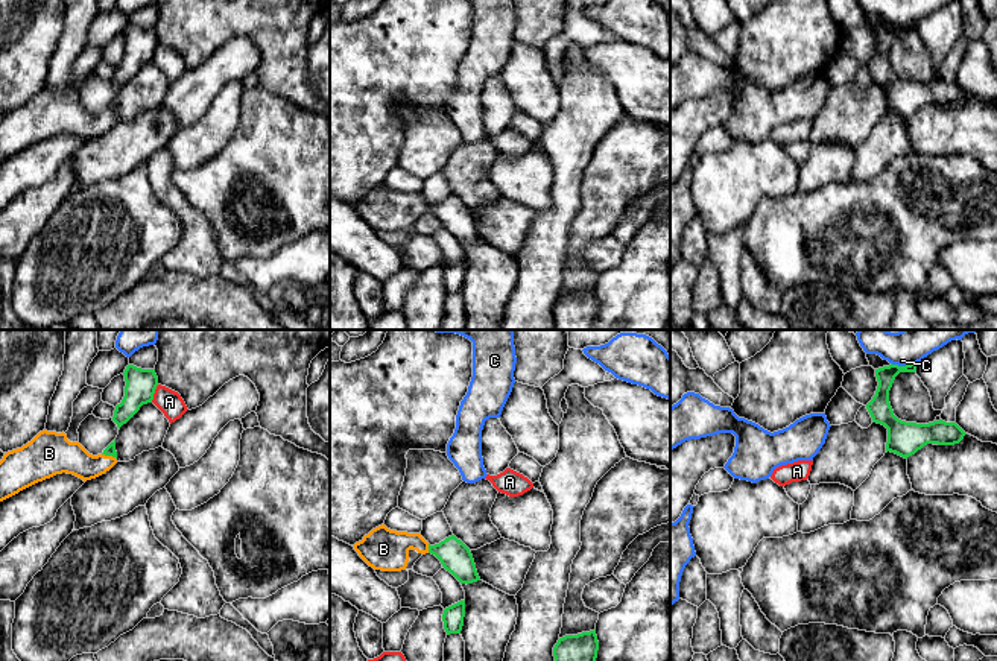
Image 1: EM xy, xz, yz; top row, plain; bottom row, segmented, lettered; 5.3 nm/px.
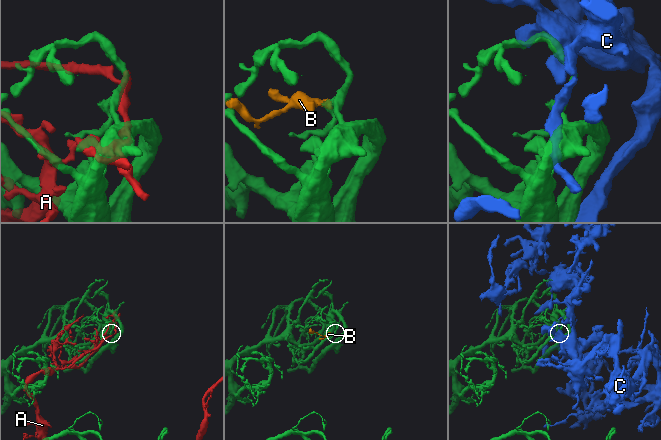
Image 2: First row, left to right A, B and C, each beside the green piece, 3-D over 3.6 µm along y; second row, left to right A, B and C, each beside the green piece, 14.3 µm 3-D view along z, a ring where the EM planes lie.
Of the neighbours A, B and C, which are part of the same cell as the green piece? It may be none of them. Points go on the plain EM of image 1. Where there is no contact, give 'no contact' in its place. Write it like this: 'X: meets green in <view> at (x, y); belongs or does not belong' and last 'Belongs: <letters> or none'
A: meets green in xy at (154, 52); does not belong
B: meets green in xy at (110, 114); belongs
C: meets green in yz at (906, 25); does not belong
Belongs: B

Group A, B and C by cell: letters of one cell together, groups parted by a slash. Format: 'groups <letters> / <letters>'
groups A / B / C

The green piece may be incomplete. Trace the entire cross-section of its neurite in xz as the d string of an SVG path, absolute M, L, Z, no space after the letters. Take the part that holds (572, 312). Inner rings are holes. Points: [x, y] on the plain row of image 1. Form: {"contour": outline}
{"contour": "M596 289L565 295L553 307L555 330L594 330L597 310Z"}

